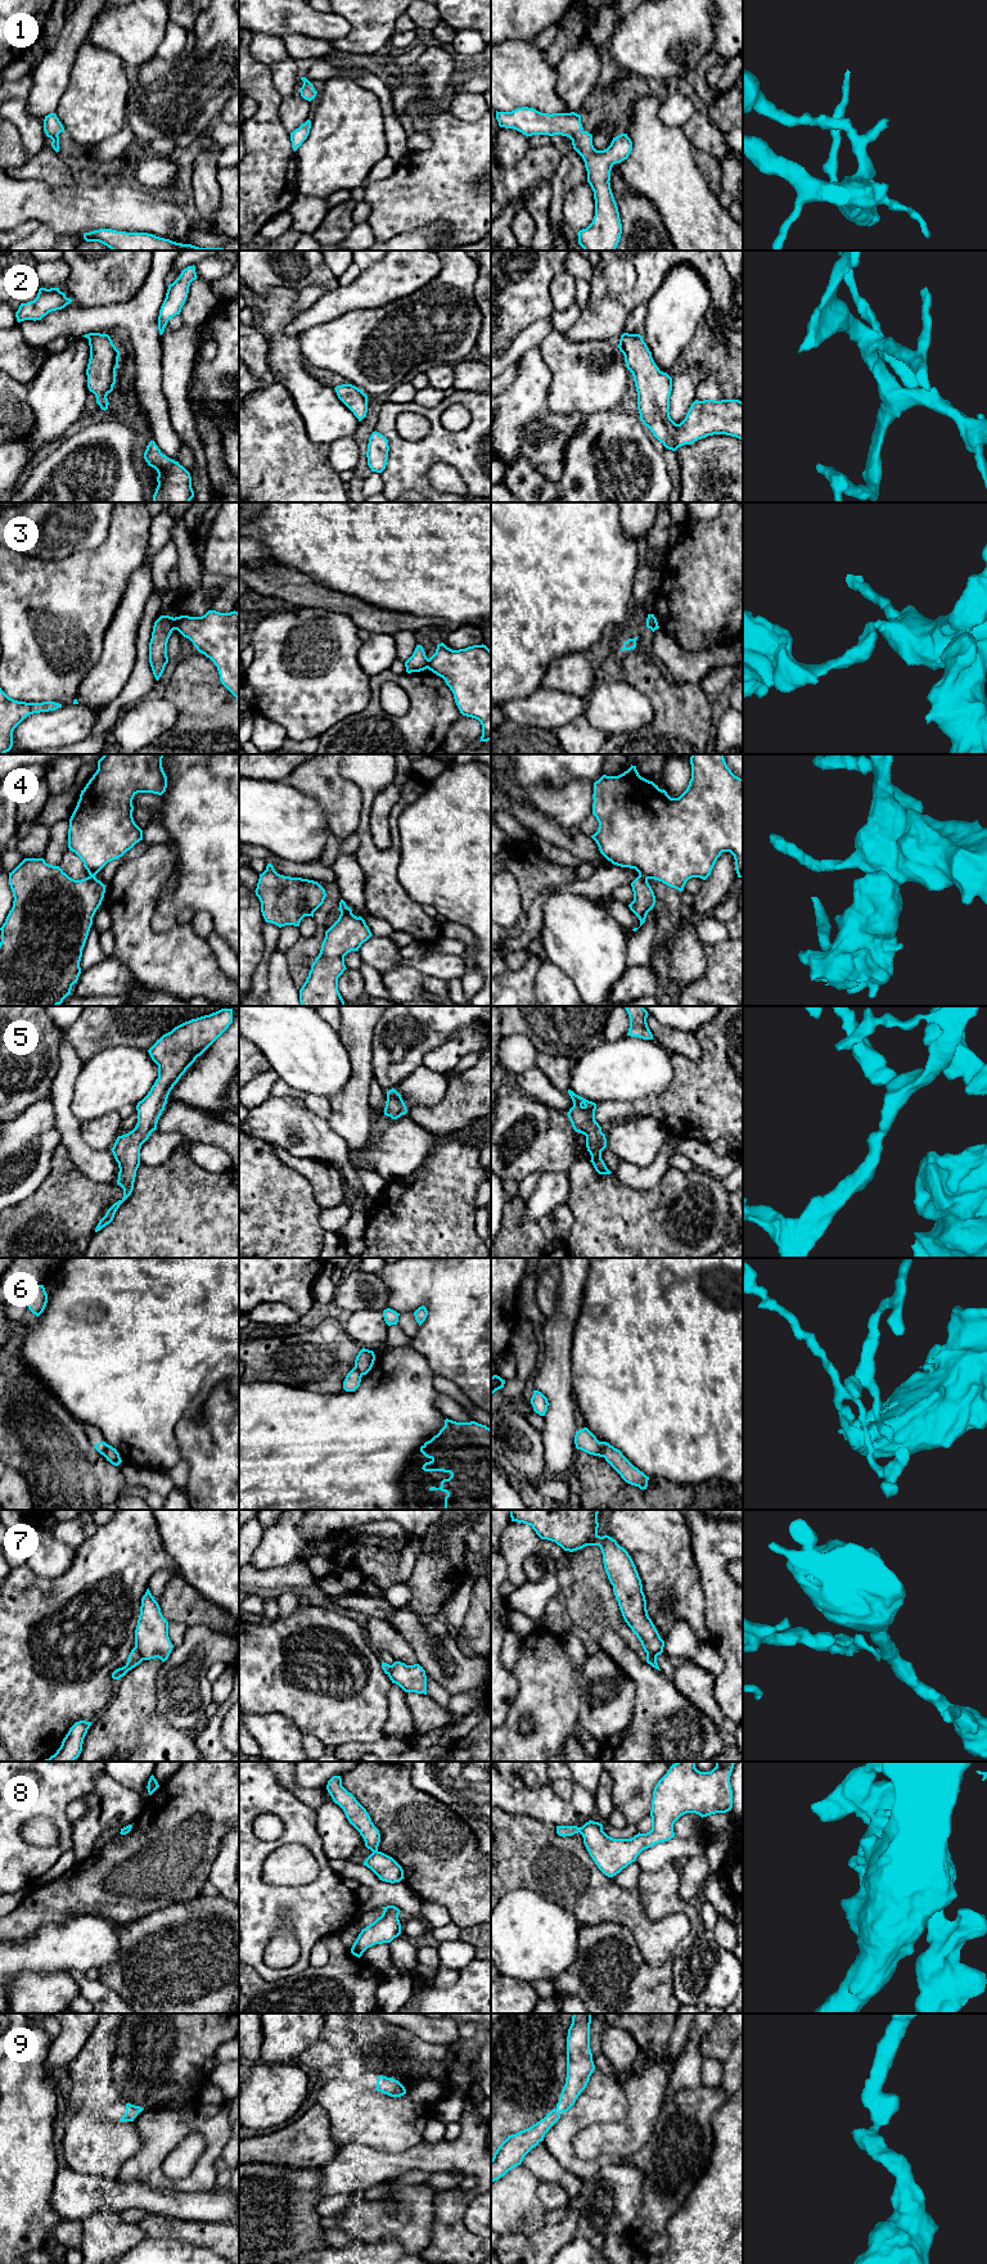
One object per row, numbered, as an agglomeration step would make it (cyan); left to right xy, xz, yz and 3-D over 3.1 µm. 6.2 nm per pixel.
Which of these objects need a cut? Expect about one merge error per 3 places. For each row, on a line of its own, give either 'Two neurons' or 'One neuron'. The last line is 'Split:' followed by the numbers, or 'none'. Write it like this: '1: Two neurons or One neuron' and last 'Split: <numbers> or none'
1: One neuron
2: One neuron
3: Two neurons
4: Two neurons
5: One neuron
6: Two neurons
7: Two neurons
8: Two neurons
9: One neuron
Split: 3, 4, 6, 7, 8

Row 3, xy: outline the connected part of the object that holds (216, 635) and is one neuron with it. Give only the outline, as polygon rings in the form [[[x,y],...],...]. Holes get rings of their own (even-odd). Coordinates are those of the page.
[[[208,610],[202,617],[175,617],[176,630],[189,639],[197,650],[209,658],[217,667],[221,684],[239,703],[239,613]]]

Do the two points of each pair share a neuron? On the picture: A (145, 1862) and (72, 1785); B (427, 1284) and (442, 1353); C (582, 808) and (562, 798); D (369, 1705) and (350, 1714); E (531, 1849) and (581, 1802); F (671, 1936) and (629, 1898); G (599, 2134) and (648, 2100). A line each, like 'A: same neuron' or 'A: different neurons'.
A: different neurons
B: same neuron
C: same neuron
D: same neuron
E: different neurons
F: same neuron
G: same neuron

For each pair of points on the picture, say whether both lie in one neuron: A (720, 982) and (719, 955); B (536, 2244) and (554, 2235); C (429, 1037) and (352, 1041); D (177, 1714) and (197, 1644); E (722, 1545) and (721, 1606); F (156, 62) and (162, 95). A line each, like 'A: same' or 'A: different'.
A: same
B: same
C: different
D: same
E: same
F: different

